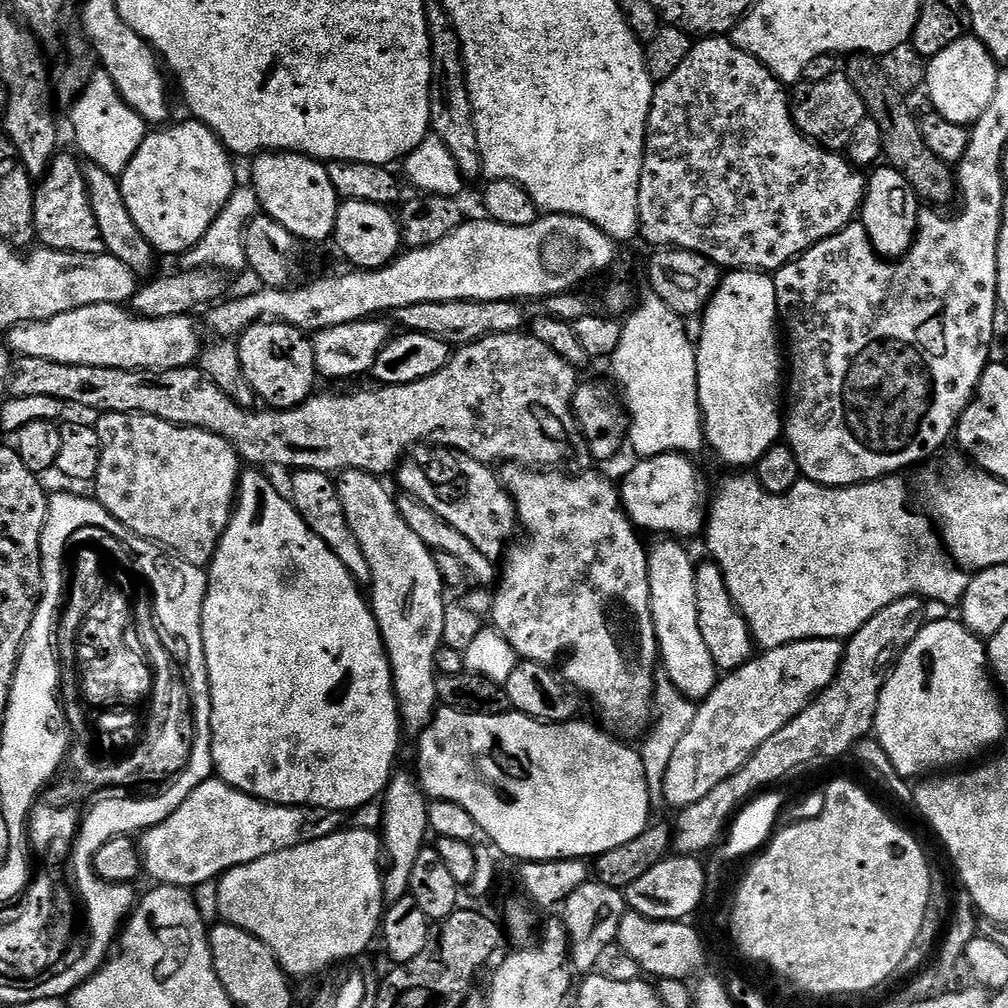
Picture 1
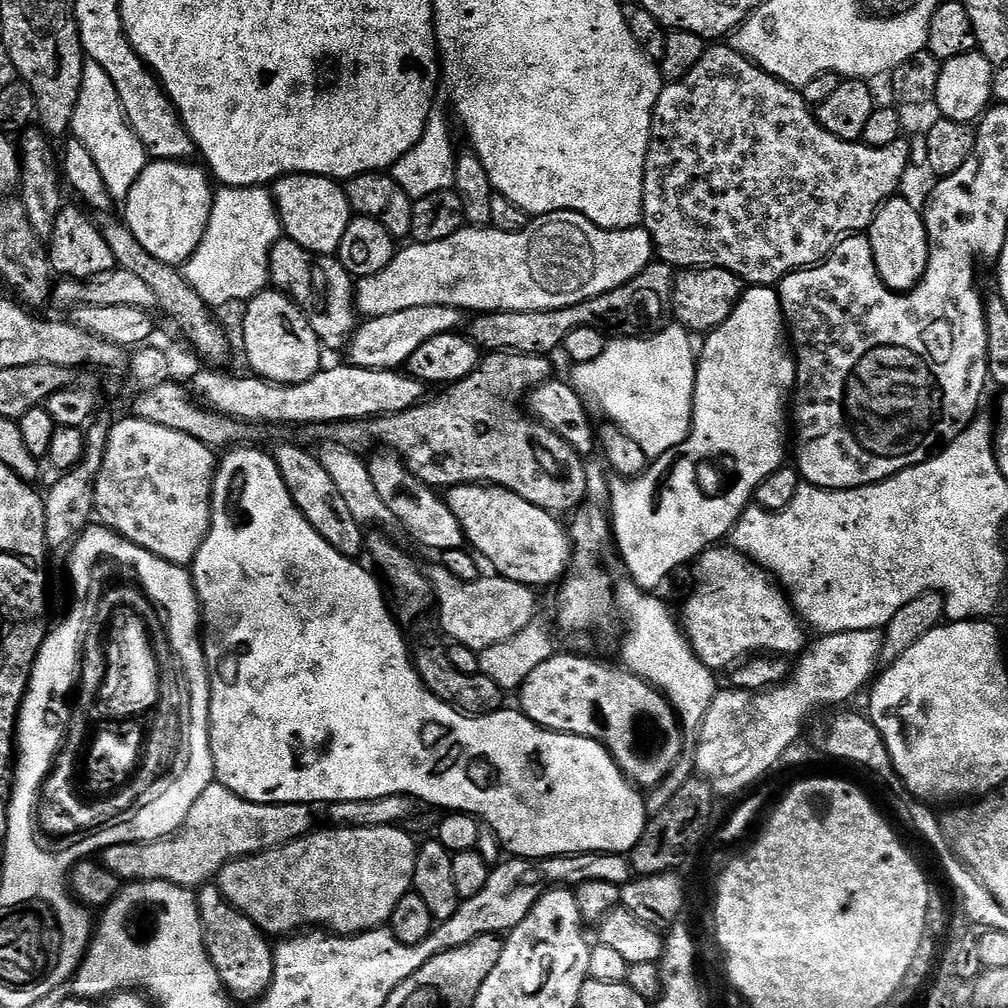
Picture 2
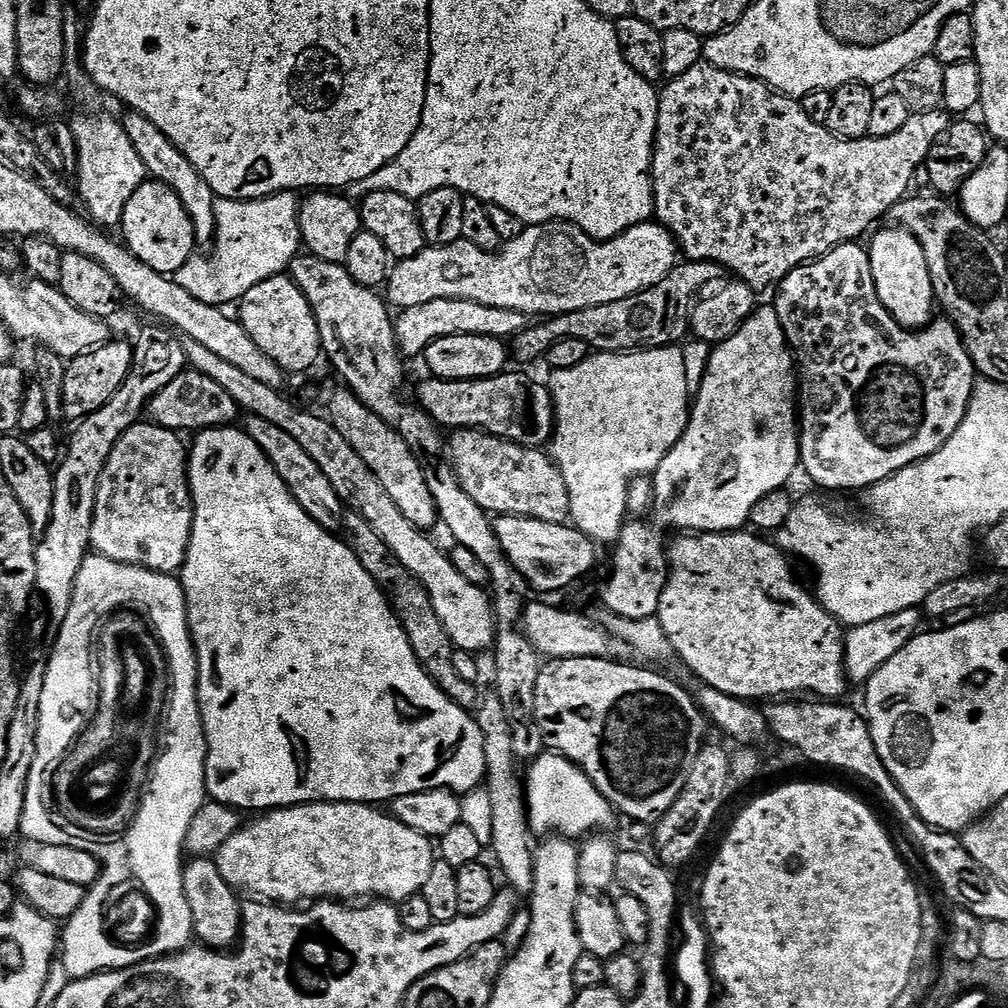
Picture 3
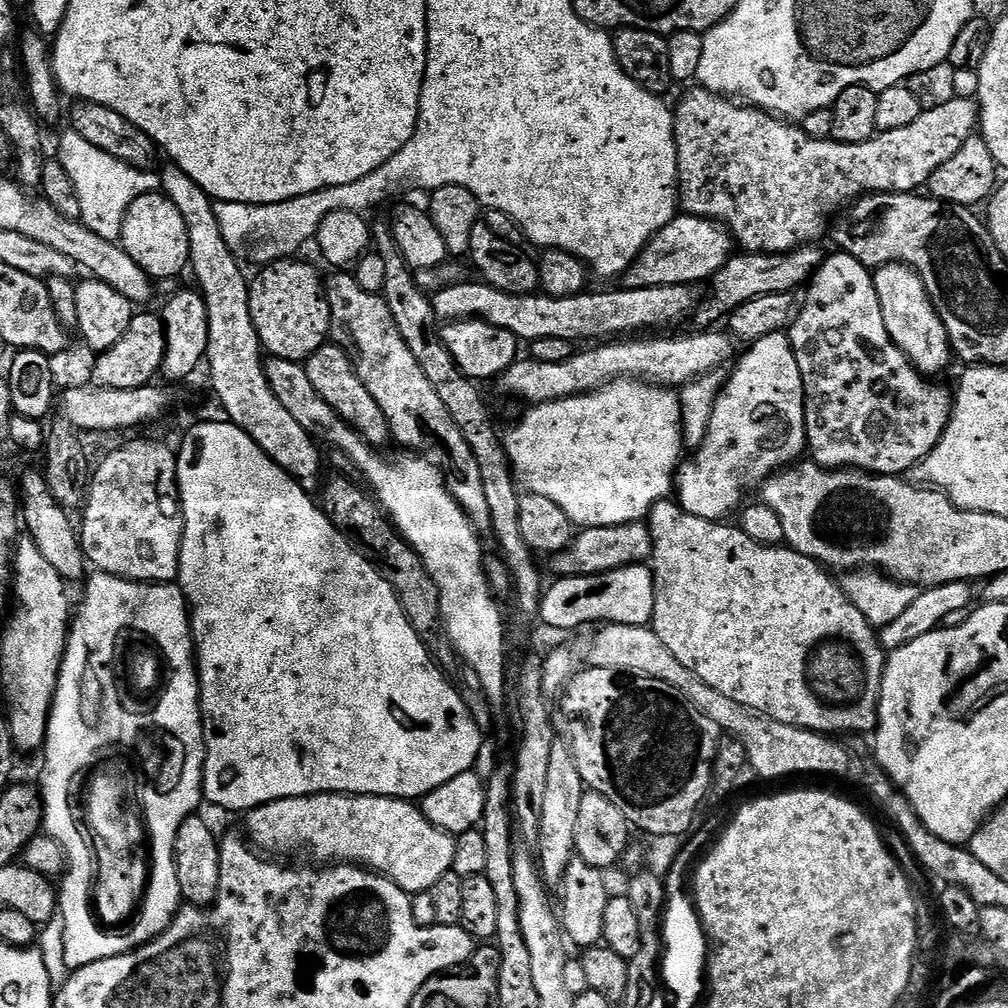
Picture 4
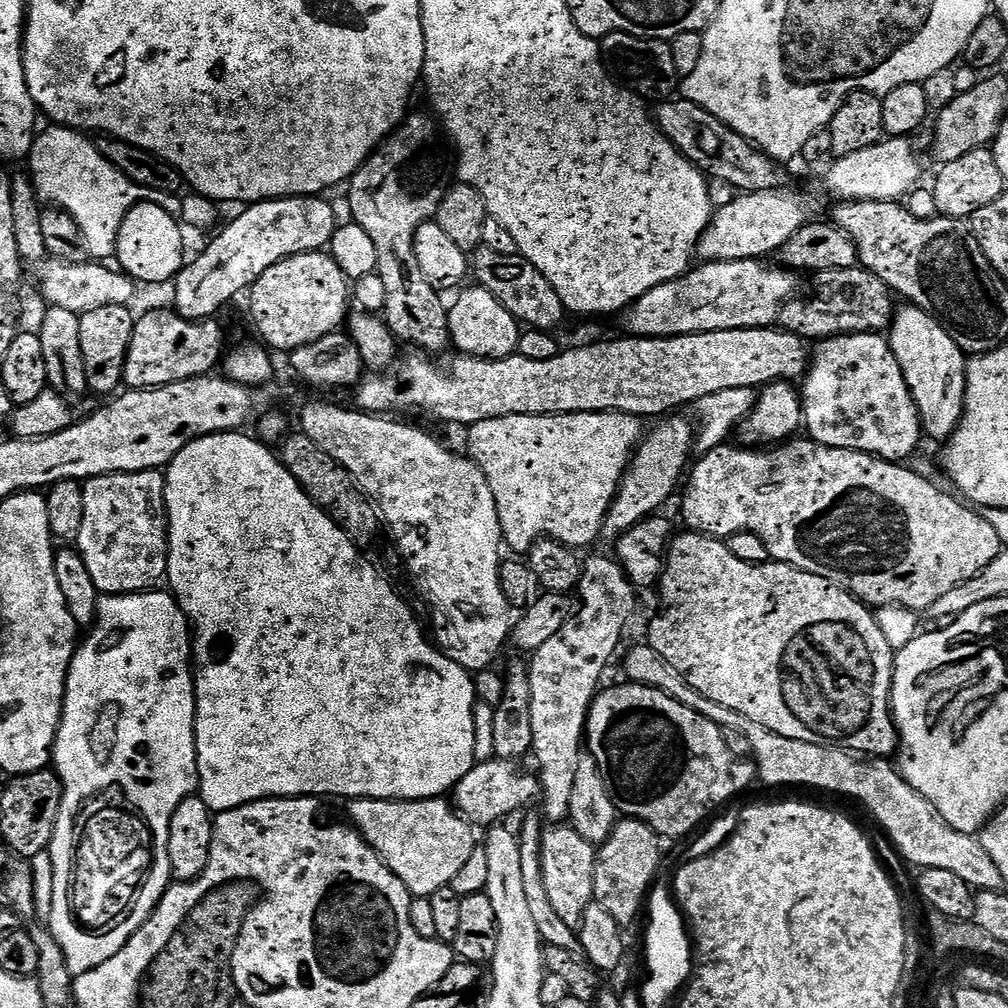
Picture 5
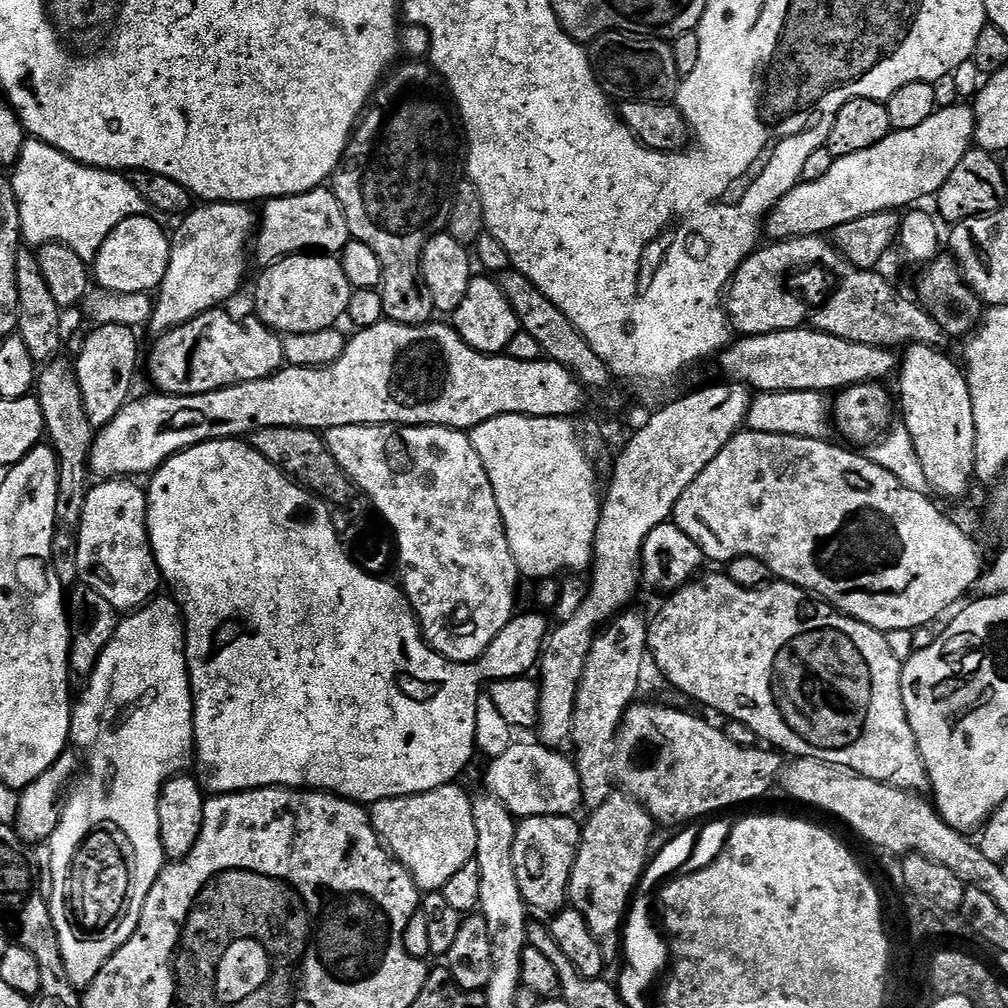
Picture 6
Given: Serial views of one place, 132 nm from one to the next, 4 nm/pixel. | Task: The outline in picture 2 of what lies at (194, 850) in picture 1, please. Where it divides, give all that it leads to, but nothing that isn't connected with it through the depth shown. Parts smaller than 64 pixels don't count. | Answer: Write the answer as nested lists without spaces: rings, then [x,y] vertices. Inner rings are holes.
[[[213,782],[202,790],[198,802],[190,806],[186,822],[182,822],[175,834],[139,844],[115,844],[103,849],[102,863],[121,882],[165,880],[177,884],[179,888],[196,890],[209,883],[229,860],[280,848],[327,824],[354,828],[400,826],[405,823],[403,820],[415,814],[415,807],[417,805],[410,796],[387,796],[333,804],[255,804],[226,790],[226,786]]]

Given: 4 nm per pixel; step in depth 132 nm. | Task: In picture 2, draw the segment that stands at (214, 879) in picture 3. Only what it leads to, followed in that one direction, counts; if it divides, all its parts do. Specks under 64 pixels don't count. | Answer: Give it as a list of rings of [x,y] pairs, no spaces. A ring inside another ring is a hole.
[[[209,882],[196,892],[196,906],[200,911],[204,945],[214,970],[218,970],[221,984],[237,1001],[259,1000],[270,986],[274,974],[274,948],[271,943],[268,945],[269,937],[230,901],[225,900],[215,883]]]

